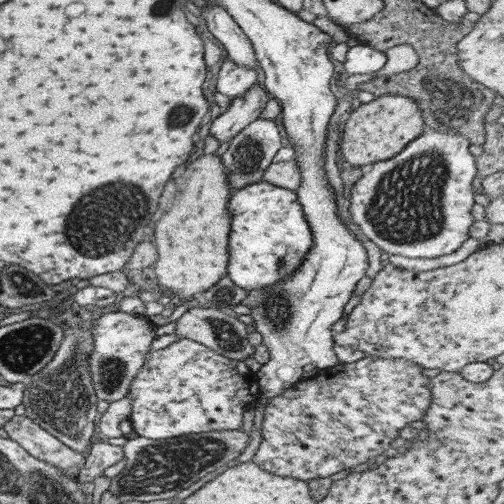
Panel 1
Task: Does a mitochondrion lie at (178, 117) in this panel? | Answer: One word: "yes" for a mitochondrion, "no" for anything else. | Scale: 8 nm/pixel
yes

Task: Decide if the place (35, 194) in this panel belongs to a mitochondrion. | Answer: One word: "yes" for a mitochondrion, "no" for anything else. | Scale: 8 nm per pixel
no

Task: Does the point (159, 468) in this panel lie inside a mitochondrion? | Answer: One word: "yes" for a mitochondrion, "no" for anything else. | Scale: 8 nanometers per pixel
yes

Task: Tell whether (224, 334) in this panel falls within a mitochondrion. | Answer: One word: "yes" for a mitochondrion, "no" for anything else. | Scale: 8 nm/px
yes

